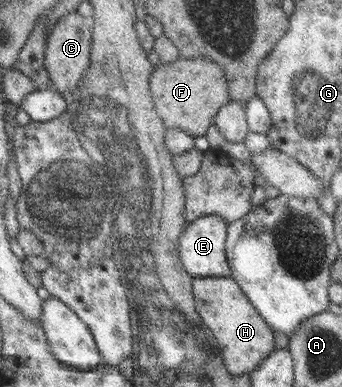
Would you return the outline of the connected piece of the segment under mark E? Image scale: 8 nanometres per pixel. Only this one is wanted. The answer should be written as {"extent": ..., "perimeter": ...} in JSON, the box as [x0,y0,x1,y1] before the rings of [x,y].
{"extent":[181,215,233,278],"perimeter":[[[219,215],[203,216],[187,224],[181,236],[181,257],[183,265],[194,278],[232,277],[233,268],[231,268],[226,248],[229,227],[230,223]]]}

